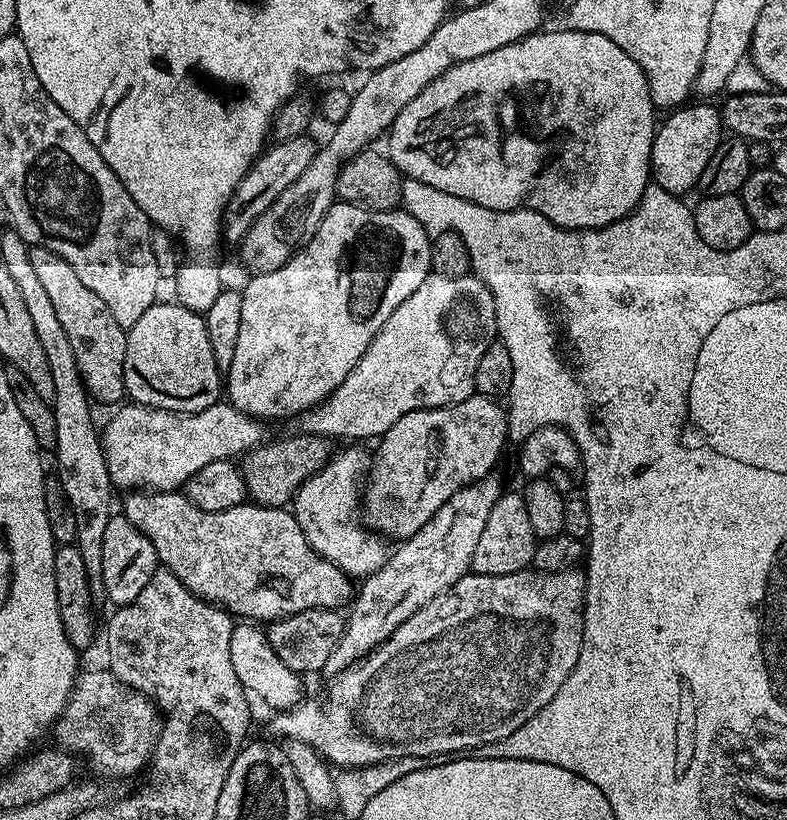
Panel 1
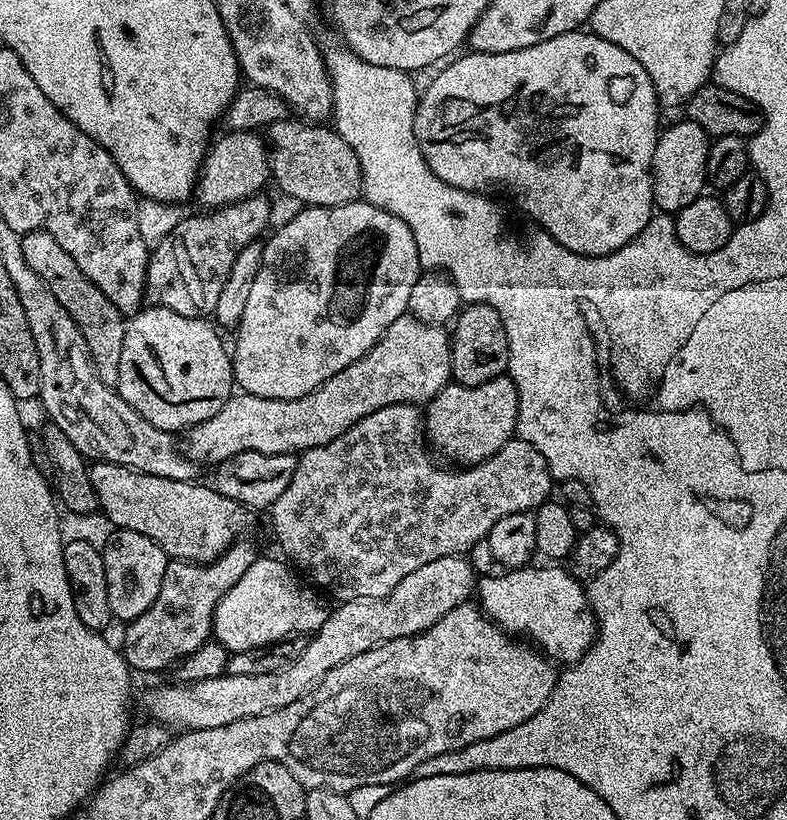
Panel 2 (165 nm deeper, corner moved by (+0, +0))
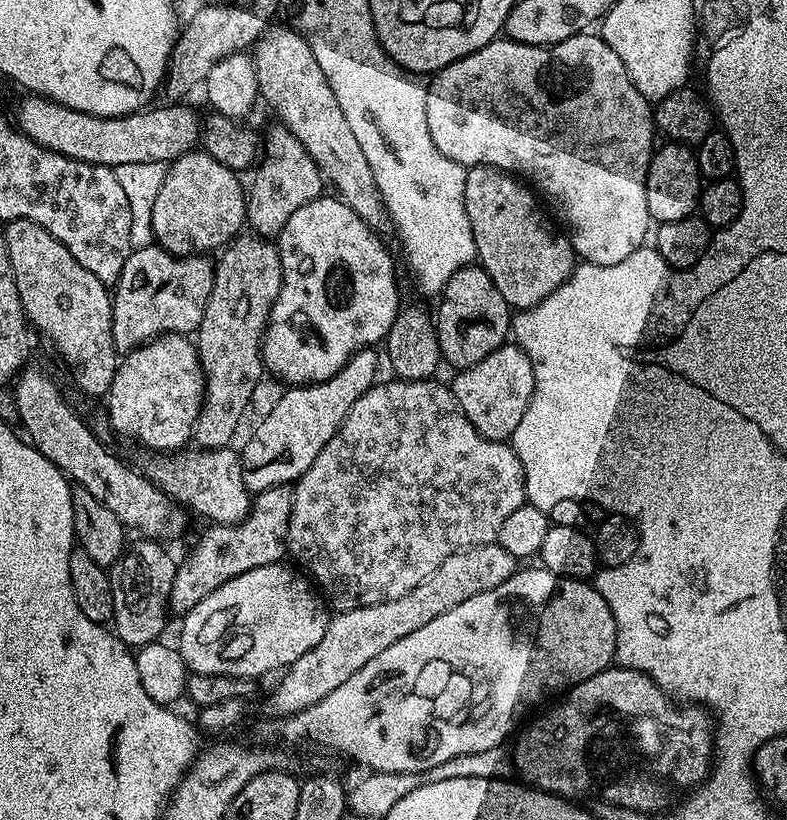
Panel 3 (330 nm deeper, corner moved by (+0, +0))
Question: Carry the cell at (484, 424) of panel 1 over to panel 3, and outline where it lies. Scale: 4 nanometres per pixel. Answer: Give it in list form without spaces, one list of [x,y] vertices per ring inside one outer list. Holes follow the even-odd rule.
[[[506,342],[494,354],[486,354],[482,362],[469,368],[459,369],[456,377],[450,380],[450,387],[462,414],[488,440],[501,442],[511,441],[514,430],[518,430],[518,422],[522,422],[522,414],[526,414],[526,406],[530,406],[530,398],[534,394],[534,366],[530,366],[530,358],[514,342]]]

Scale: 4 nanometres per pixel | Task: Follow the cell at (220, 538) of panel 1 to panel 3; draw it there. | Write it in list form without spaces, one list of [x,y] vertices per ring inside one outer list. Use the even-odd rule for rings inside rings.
[[[25,370],[14,381],[14,395],[20,415],[19,427],[24,428],[23,435],[37,448],[44,457],[68,477],[75,487],[90,490],[106,506],[106,510],[117,516],[124,523],[125,529],[132,528],[144,538],[159,538],[168,542],[184,528],[185,513],[157,488],[147,475],[127,468],[94,433],[88,424],[60,397],[56,384],[40,372]]]

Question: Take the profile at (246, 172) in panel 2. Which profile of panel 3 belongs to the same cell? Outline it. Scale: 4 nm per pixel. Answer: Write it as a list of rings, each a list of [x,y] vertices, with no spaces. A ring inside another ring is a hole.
[[[193,150],[184,156],[178,157],[177,160],[168,164],[168,173],[162,182],[162,187],[158,189],[158,198],[154,198],[154,214],[152,215],[152,234],[155,243],[170,253],[171,256],[198,256],[201,254],[212,254],[218,249],[225,247],[234,237],[238,236],[245,225],[245,202],[246,190],[244,184],[240,182],[239,176],[233,169],[226,167],[214,158],[210,158],[210,154],[203,150]]]

